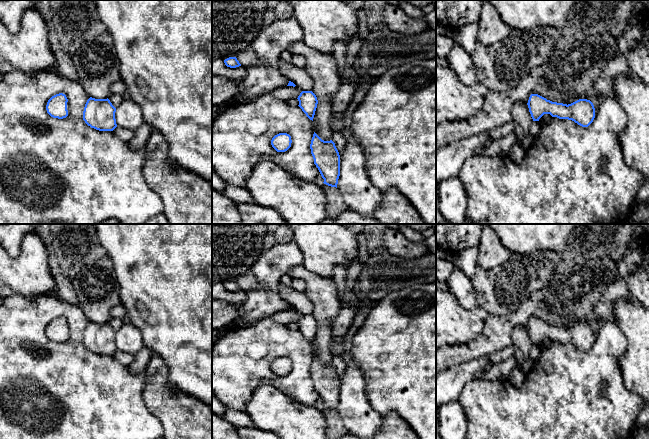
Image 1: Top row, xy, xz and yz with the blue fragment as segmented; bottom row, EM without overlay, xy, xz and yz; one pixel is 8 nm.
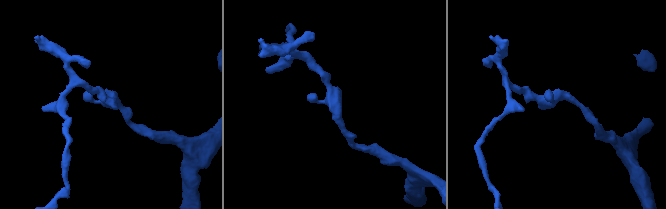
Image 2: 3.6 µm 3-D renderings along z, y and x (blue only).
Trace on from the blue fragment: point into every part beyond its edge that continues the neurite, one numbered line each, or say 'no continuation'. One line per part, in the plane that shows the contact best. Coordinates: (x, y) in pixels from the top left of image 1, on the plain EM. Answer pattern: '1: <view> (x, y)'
no continuation

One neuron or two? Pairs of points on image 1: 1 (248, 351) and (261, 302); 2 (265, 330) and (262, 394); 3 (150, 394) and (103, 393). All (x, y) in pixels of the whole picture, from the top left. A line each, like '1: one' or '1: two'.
1: two
2: two
3: two

